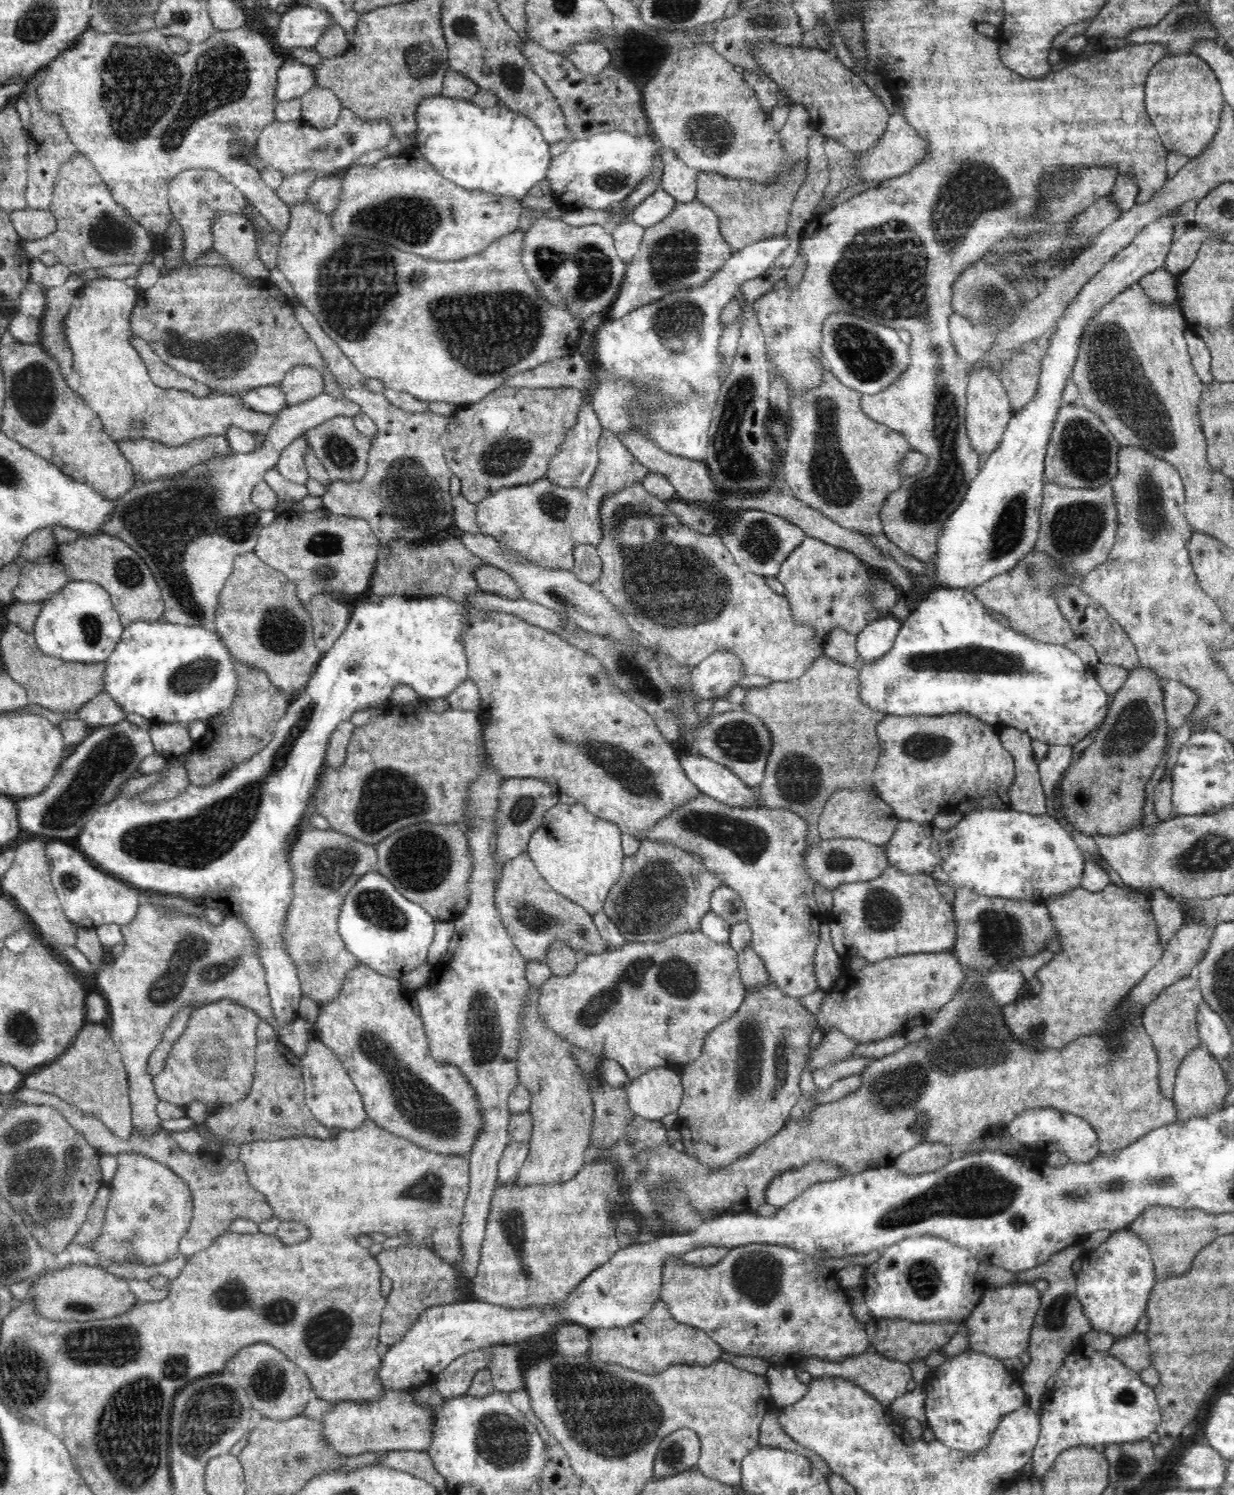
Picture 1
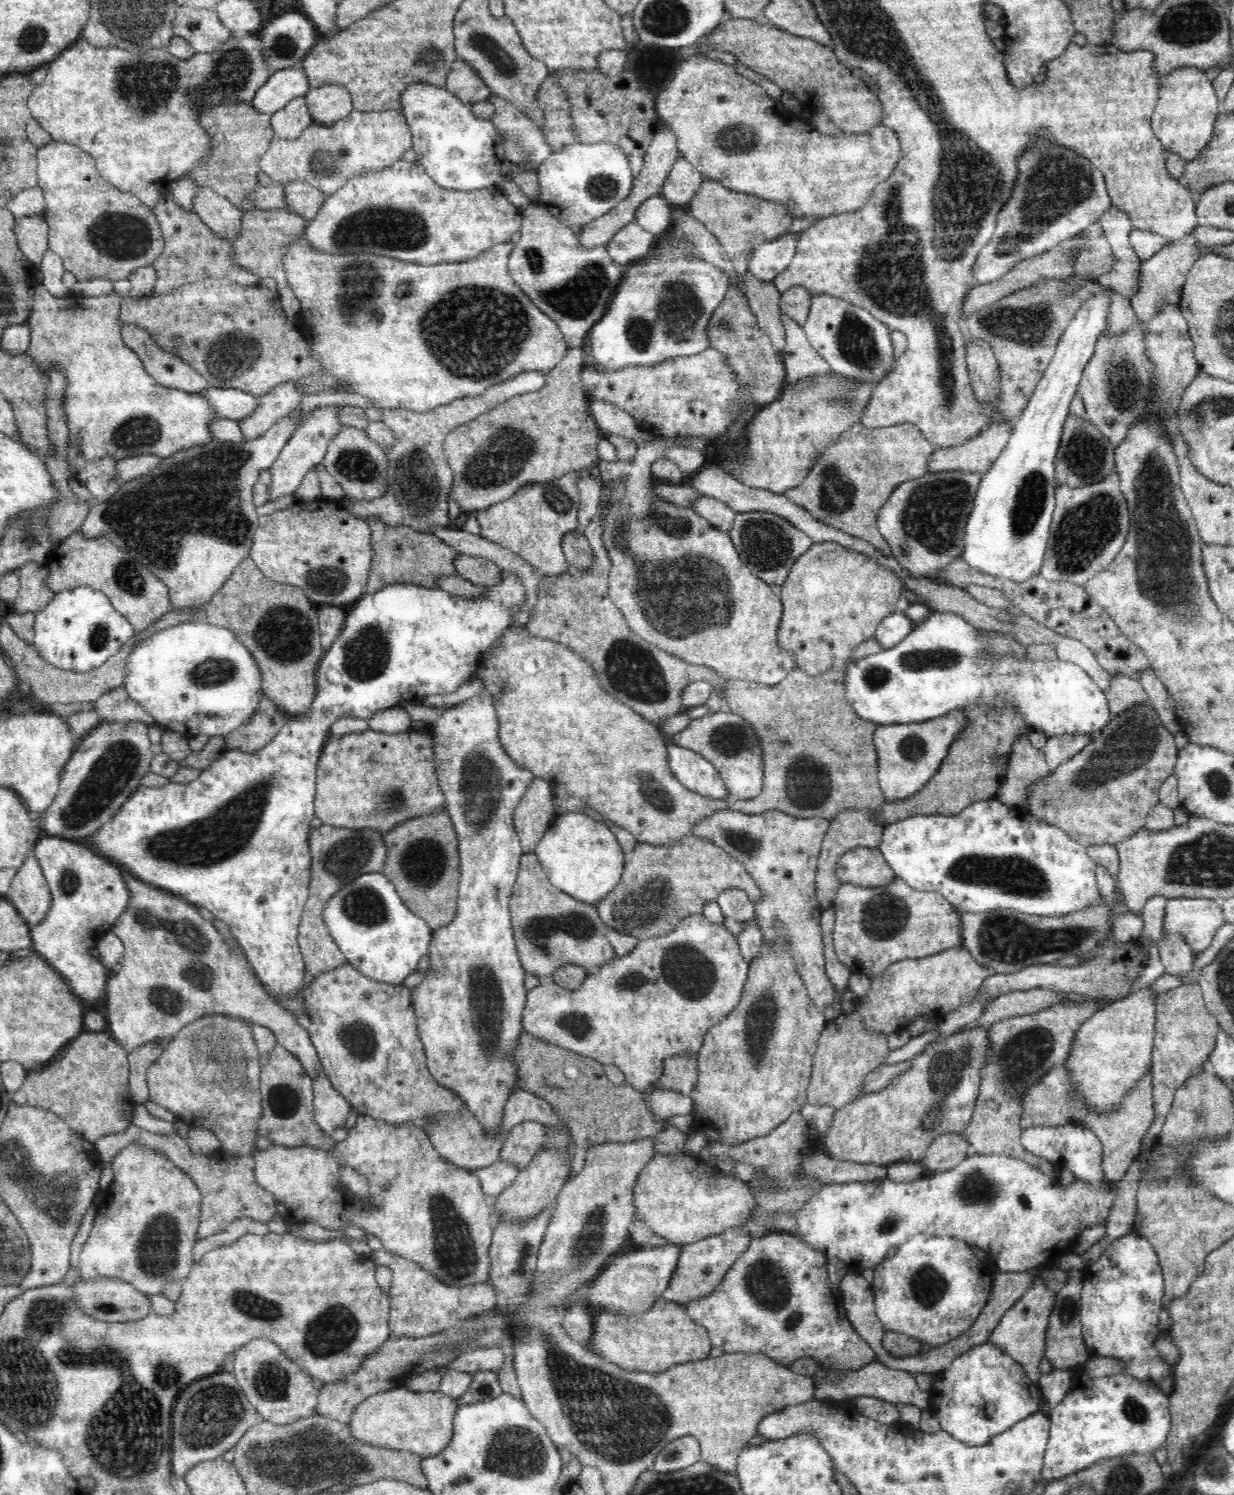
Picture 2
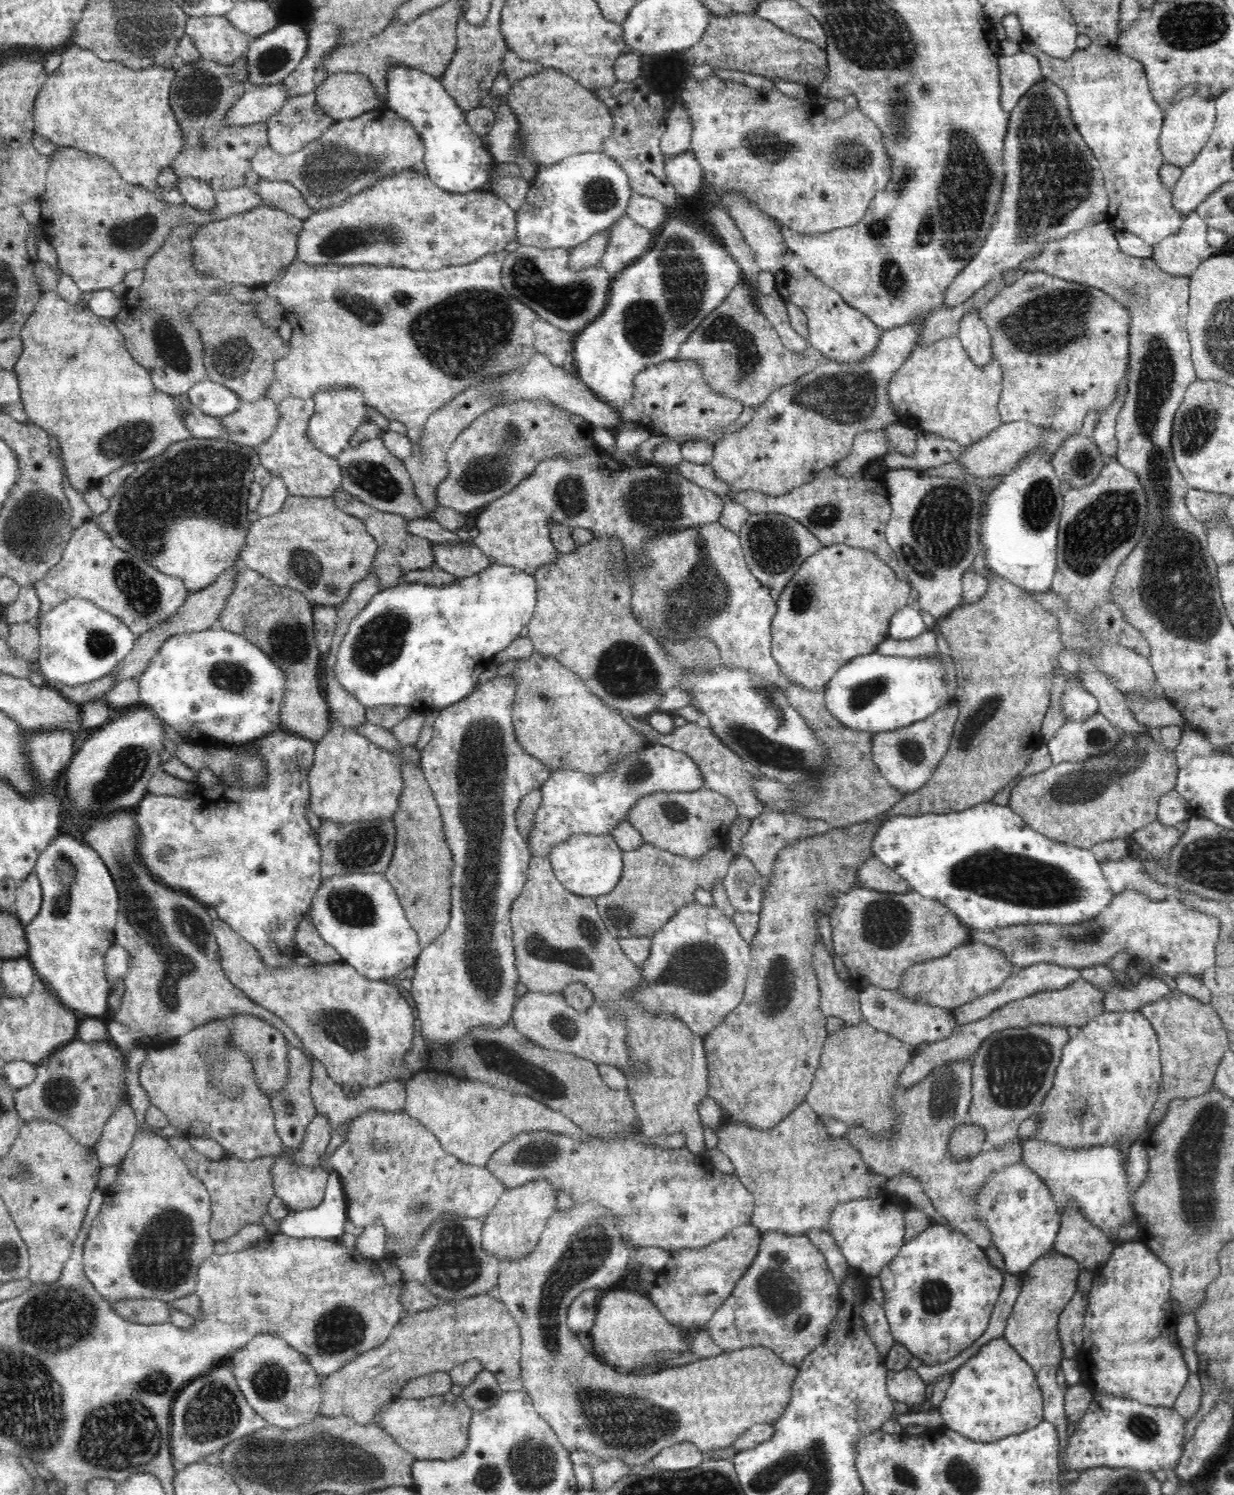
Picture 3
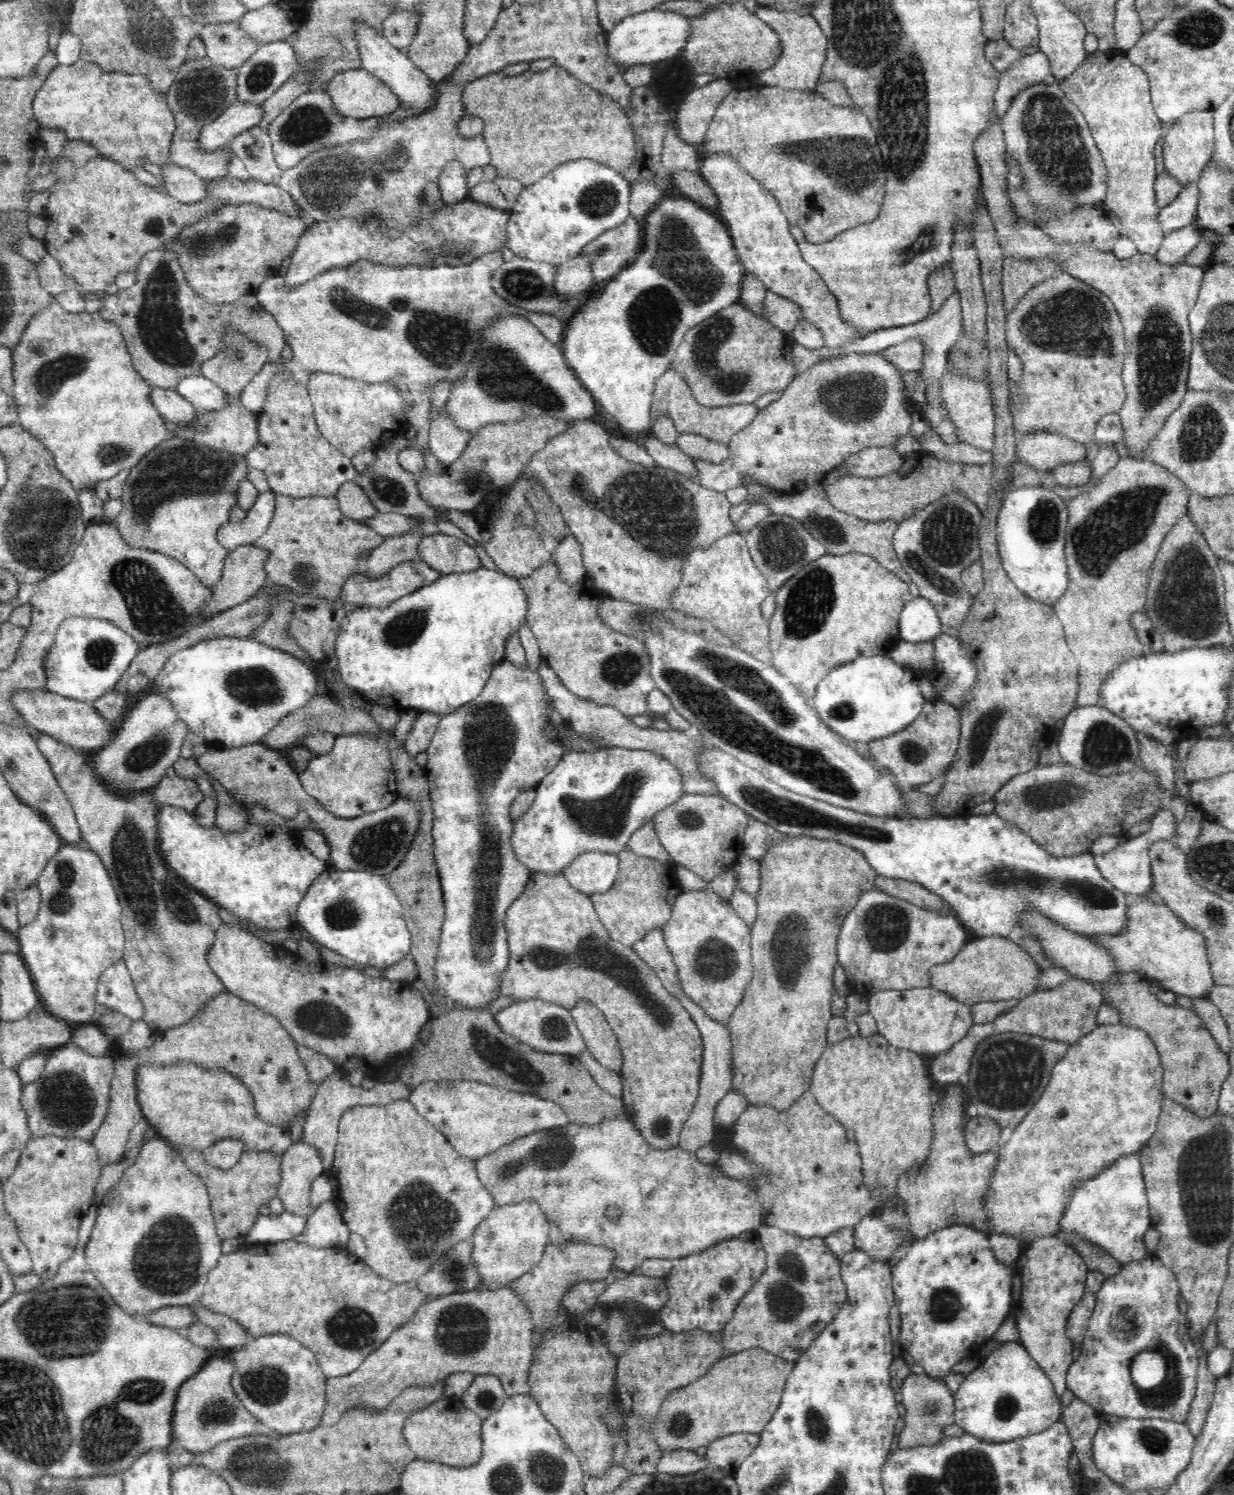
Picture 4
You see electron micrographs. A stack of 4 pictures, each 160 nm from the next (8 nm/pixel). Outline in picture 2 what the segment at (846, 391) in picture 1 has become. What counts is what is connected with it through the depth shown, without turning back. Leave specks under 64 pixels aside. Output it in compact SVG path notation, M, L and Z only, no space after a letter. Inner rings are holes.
M782 314L781 319L786 337L782 354L786 384L793 385L799 380L820 375L832 376L831 366L814 350L803 327L788 315ZM856 422L836 438L836 444L826 446L816 458L814 466L808 470L804 482L796 488L783 492L796 506L807 510L818 522L841 530L850 536L869 542L884 556L890 556L891 548L888 541L880 534L877 518L882 505L902 482L920 478L928 474L930 456L937 447L933 445L912 423L902 423L887 427L866 427Z

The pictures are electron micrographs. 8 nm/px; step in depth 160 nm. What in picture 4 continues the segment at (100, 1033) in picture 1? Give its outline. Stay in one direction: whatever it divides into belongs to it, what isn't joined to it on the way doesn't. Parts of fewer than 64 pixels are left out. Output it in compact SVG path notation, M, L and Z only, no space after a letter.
M71 1040L46 1060L42 1076L23 1085L21 1104L34 1137L58 1136L91 1141L104 1123L110 1106L111 1084L115 1075L111 1057L86 1054Z

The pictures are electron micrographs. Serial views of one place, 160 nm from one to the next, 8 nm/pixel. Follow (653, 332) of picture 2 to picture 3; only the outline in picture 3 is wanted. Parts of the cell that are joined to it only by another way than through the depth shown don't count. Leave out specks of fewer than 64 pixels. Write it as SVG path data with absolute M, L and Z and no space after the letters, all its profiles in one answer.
M668 214L660 226L660 230L655 233L655 237L650 248L632 265L625 267L618 275L612 278L609 290L609 297L600 316L597 316L588 326L585 326L578 334L574 335L572 345L575 367L578 370L579 379L600 399L602 402L614 407L621 415L625 405L630 405L632 400L632 390L634 390L634 380L642 370L649 366L660 364L664 361L675 360L679 353L679 346L688 338L688 335L696 330L696 327L713 311L717 306L728 298L728 294L734 290L736 282L742 278L740 266L733 260L732 255L725 249L720 237L711 232L711 229L703 221L700 225L696 223L686 223L684 219Z

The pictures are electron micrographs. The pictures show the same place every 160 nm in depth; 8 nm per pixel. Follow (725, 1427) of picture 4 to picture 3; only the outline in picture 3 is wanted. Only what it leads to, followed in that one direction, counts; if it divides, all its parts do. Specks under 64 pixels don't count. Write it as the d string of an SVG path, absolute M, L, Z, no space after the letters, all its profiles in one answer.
M584 1202L584 1204L574 1204L567 1211L555 1211L550 1218L548 1218L547 1226L543 1234L538 1240L536 1248L520 1261L506 1263L503 1265L498 1279L499 1286L499 1299L508 1307L508 1312L514 1317L514 1320L520 1325L520 1362L522 1381L524 1381L524 1390L528 1396L532 1397L532 1404L536 1412L548 1425L552 1427L558 1440L564 1448L570 1452L574 1450L582 1450L586 1456L598 1455L602 1460L618 1457L624 1459L626 1465L630 1467L630 1473L640 1472L644 1468L647 1460L653 1458L663 1449L672 1445L680 1444L682 1442L692 1442L702 1452L708 1450L718 1450L718 1448L728 1448L731 1444L743 1433L746 1432L751 1426L756 1424L764 1424L764 1422L774 1423L777 1418L787 1408L791 1399L792 1385L798 1368L795 1365L790 1365L783 1361L774 1351L766 1347L753 1346L746 1347L740 1350L733 1350L730 1352L723 1352L720 1355L712 1356L708 1359L702 1359L698 1355L690 1358L685 1365L680 1367L672 1367L664 1369L654 1374L635 1374L632 1372L621 1371L617 1368L612 1368L601 1362L596 1353L586 1352L583 1346L576 1340L575 1333L567 1325L567 1314L569 1306L572 1301L583 1291L591 1288L607 1290L612 1284L616 1284L620 1278L624 1277L631 1267L628 1264L630 1258L630 1250L628 1244L623 1242L620 1235L620 1223L612 1214L611 1210L600 1206L597 1202Z

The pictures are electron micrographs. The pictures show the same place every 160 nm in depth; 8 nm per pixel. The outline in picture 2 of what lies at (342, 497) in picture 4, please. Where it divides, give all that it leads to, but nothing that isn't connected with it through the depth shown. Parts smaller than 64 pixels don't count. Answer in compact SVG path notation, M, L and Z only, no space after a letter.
M380 519L366 520L371 528L371 545L373 557L367 585L364 587L363 596L374 594L386 585L417 584L428 588L439 588L439 577L456 575L454 560L458 552L448 546L434 533L418 532L410 526L388 526Z

